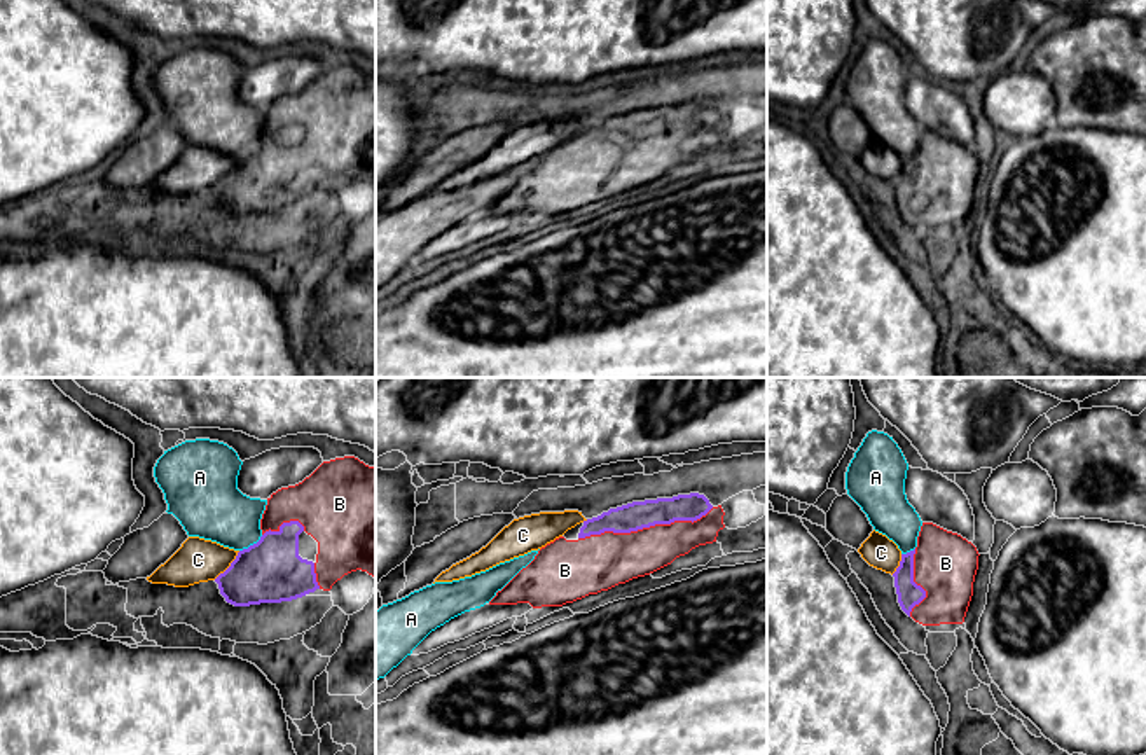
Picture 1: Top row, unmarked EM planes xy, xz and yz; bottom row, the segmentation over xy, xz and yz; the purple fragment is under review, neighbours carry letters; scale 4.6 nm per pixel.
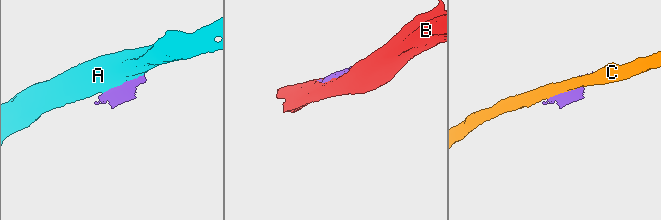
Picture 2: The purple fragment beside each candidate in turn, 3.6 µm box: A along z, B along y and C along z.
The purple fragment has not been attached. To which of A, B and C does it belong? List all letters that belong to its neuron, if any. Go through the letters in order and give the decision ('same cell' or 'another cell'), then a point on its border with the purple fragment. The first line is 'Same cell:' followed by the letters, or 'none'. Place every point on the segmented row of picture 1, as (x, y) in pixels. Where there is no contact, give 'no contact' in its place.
Same cell: B
A: another cell | xy (250, 546)
B: same cell | xz (645, 526)
C: another cell | xy (229, 567)

